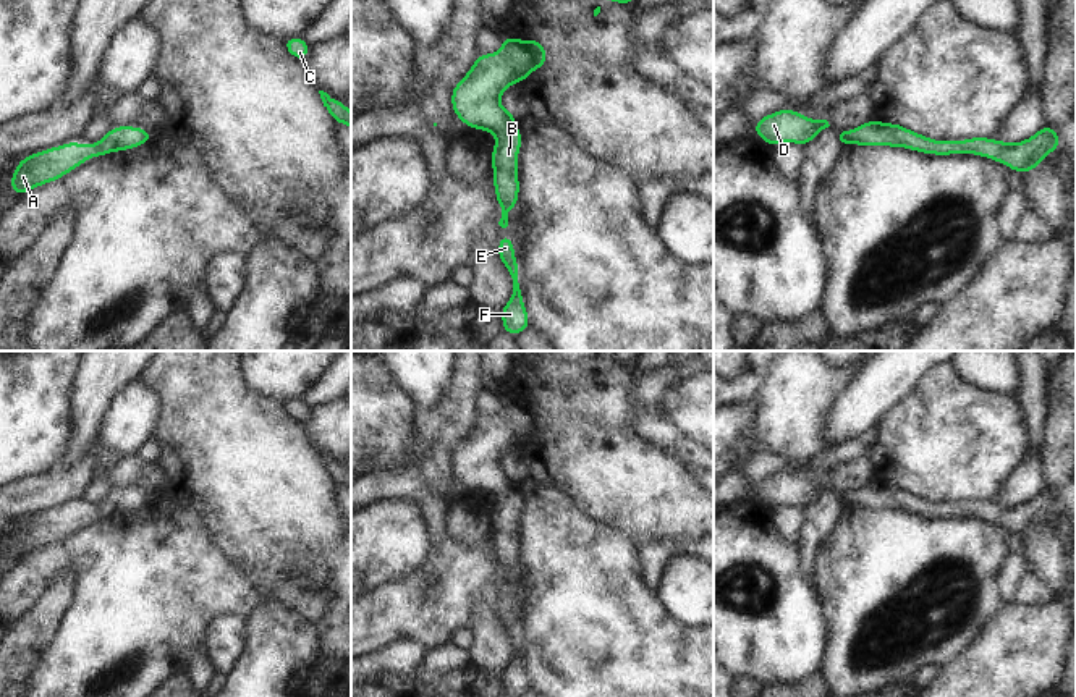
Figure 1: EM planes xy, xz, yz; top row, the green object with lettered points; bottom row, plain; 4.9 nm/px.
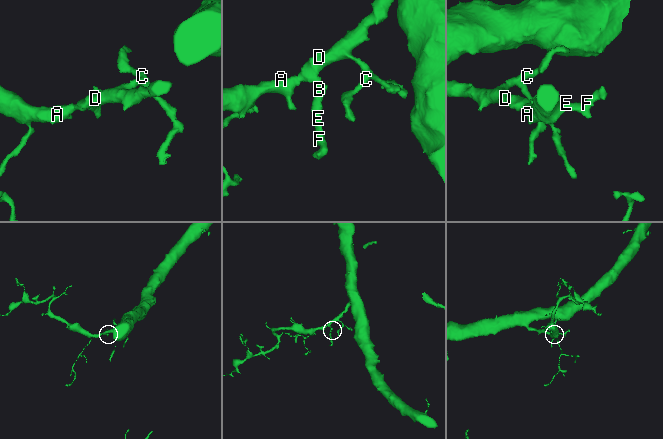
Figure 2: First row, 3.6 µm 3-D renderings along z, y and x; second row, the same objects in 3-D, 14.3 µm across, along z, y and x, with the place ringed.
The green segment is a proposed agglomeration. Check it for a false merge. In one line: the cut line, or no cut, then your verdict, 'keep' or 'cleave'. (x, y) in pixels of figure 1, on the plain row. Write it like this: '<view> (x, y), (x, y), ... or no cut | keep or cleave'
no cut | keep

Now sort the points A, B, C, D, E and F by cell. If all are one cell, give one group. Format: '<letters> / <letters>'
A B C D E F

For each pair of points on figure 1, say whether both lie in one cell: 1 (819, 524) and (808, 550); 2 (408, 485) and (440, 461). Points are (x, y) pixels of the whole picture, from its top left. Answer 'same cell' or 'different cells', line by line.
1: same cell
2: different cells

